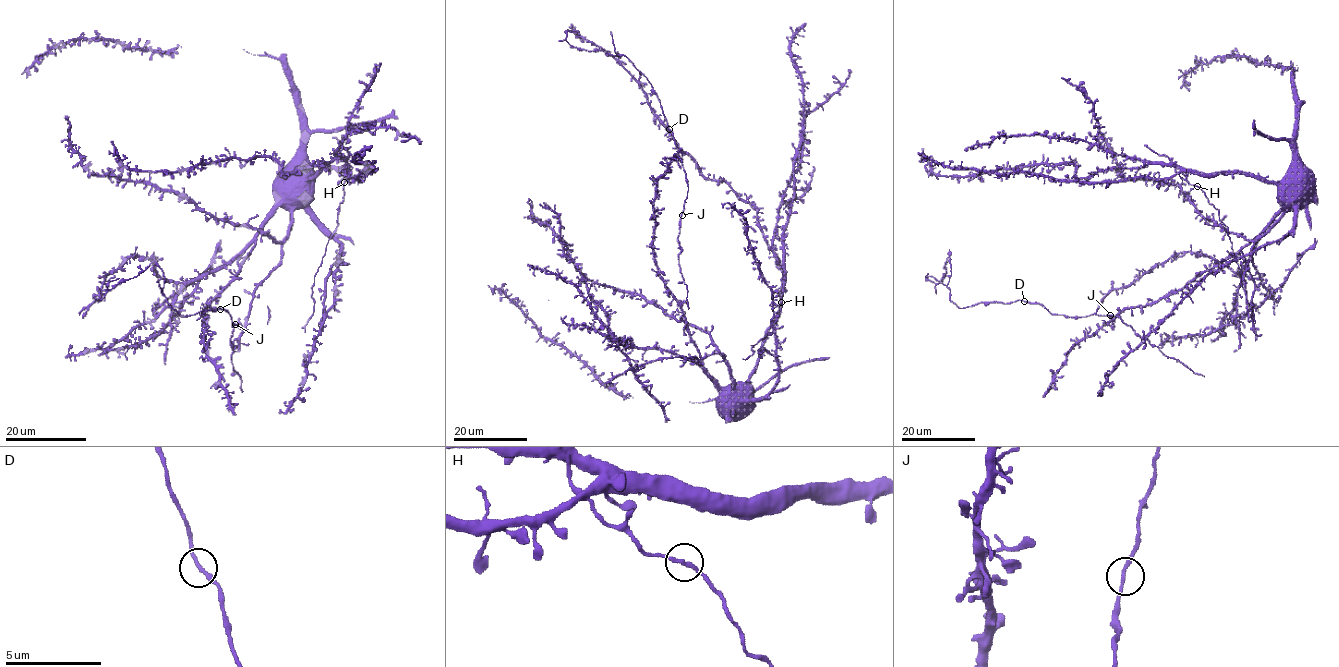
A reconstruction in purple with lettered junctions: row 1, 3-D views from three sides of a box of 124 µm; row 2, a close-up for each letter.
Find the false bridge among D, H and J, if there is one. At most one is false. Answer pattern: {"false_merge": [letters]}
{"false_merge": []}

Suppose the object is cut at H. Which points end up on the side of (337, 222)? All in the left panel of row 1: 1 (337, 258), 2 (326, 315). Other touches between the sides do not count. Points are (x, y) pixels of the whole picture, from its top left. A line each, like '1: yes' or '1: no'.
1: no
2: no

